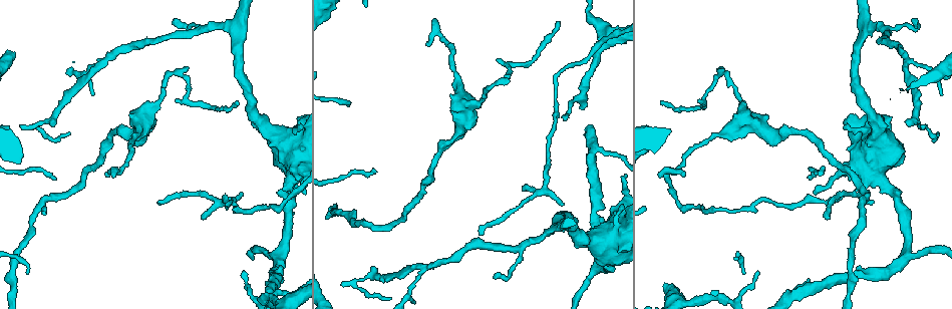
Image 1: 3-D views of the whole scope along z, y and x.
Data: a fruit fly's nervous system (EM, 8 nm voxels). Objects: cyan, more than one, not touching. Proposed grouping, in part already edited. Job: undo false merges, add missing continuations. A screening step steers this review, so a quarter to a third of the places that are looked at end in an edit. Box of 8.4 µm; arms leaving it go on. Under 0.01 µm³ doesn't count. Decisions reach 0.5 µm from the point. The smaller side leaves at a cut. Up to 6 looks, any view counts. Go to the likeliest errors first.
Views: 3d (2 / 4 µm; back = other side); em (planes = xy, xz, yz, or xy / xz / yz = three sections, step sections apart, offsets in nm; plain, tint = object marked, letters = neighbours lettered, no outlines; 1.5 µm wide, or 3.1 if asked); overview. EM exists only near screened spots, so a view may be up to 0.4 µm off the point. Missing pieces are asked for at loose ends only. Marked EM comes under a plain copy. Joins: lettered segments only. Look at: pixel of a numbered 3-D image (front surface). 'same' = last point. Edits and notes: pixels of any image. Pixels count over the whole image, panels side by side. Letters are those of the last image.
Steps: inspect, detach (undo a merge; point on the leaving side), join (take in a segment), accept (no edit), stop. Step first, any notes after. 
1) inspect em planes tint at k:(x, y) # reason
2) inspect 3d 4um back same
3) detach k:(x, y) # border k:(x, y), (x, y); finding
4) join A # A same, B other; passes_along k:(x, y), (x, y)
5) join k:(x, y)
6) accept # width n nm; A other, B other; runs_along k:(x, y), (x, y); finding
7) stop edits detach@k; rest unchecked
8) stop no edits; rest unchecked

inspect 3d 4um at 1:(705, 98) # sharp bend

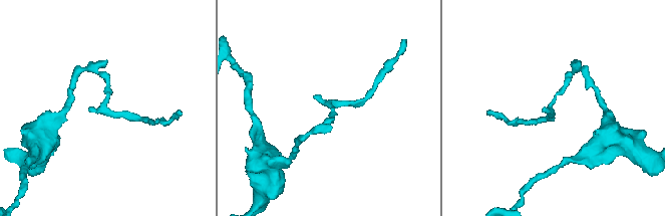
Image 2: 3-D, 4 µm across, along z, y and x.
inspect em yz step 8 tint at 2:(107, 108)

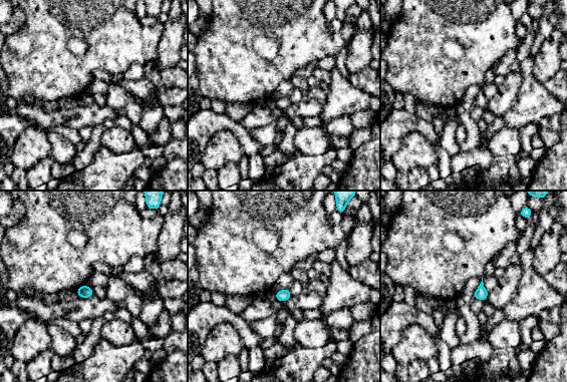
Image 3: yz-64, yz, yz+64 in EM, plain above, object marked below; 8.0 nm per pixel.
inspect em yz step 8 letters same # see the neighbours

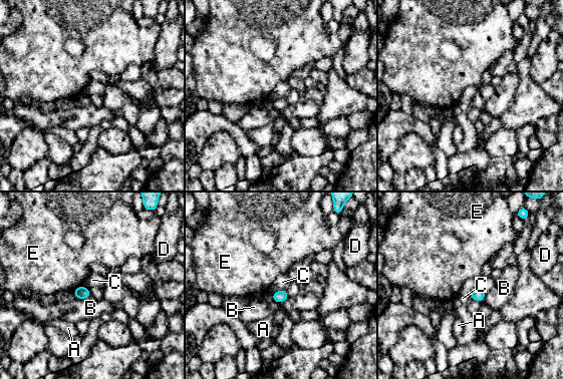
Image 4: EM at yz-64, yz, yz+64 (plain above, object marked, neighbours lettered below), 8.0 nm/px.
accept # A other, B other, C other, D other, E other; border 4:(81, 285), (73, 291); all the same neuron

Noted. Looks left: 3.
inspect em xy step 8 letters at 1:(906, 61) # arms part here

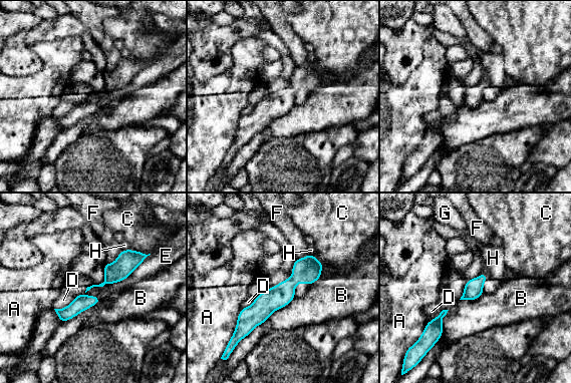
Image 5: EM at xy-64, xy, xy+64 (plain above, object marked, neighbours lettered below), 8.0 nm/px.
inspect em planes letters same

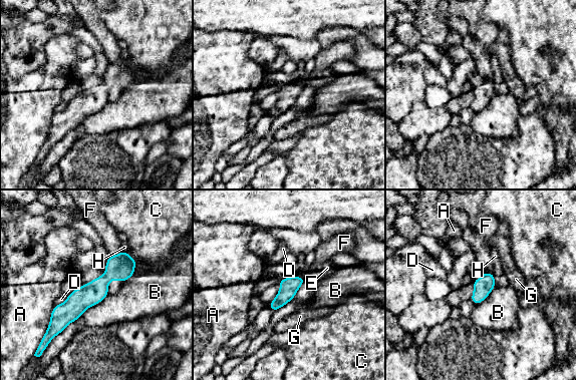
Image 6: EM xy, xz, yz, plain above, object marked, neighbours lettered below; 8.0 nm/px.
accept # longest_contact B 360 nm; A other, B other, C other, D other, E other, F other, G other, H other; border 6:(108, 294), (88, 307), (74, 321); one neuron here

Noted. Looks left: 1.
stop no edits; rest unchecked

